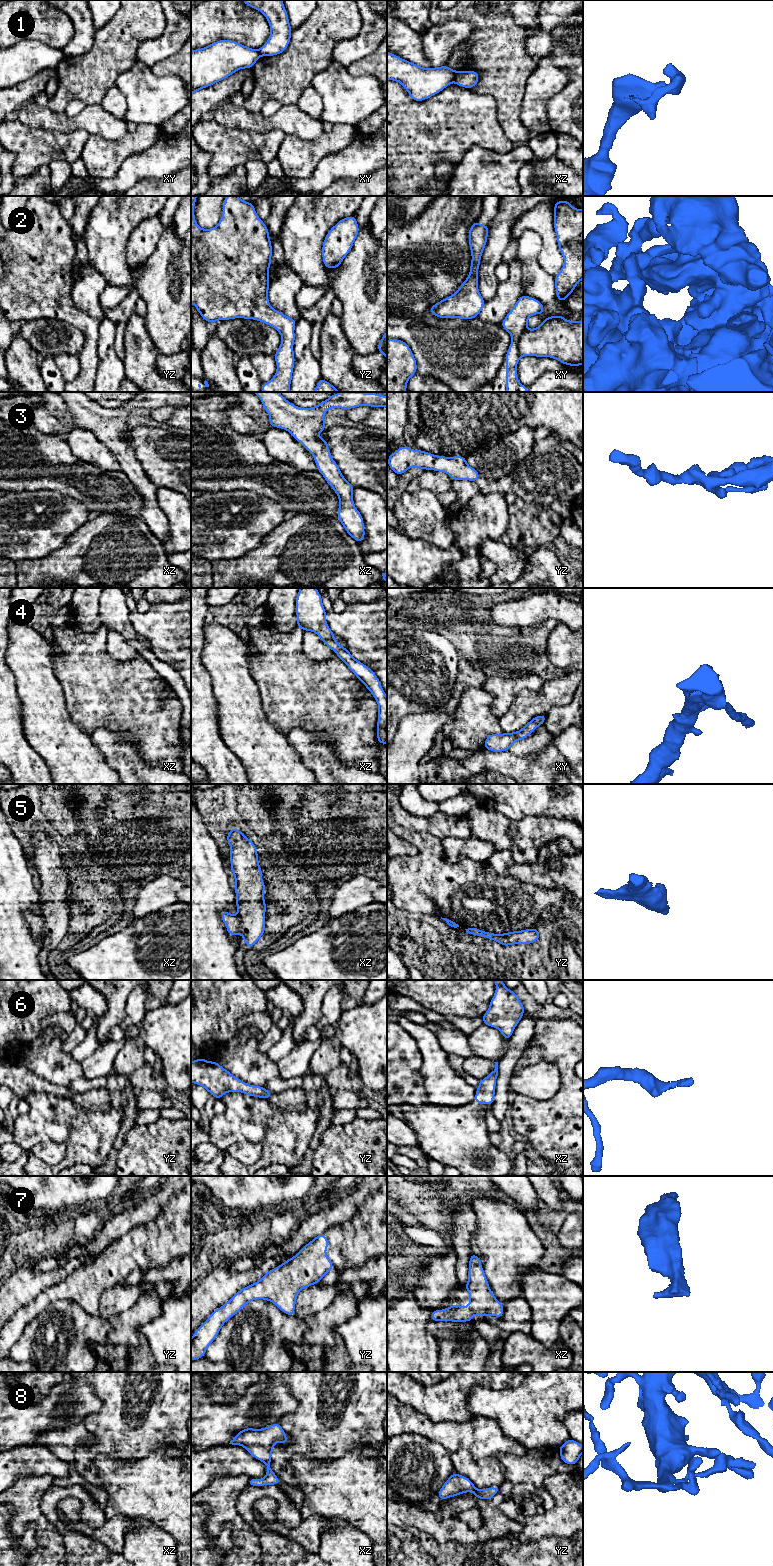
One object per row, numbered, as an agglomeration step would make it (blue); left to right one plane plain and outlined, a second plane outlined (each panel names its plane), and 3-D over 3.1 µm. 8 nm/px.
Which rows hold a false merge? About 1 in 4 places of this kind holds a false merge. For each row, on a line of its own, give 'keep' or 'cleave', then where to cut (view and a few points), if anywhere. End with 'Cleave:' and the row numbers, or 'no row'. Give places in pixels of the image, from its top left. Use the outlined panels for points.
1: cleave; cut in xz along (456, 72), (454, 81)
2: keep; no cut
3: keep; no cut
4: keep; no cut
5: keep; no cut
6: keep; no cut
7: keep; no cut
8: keep; no cut
Cleave: 1

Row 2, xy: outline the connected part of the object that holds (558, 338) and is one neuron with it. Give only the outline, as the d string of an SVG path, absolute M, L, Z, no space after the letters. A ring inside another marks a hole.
M522 296L500 324L512 338L505 356L506 360L506 392L528 392L528 387L523 386L517 377L517 364L521 356L550 357L564 365L583 365L583 321L569 321L561 315L547 317L535 329L528 329L528 318L534 314L542 315L544 305L537 299Z

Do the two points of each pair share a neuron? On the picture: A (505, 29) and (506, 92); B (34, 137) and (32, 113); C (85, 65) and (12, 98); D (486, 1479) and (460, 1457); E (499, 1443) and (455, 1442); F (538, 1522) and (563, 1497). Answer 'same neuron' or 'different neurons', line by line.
A: same neuron
B: different neurons
C: different neurons
D: same neuron
E: same neuron
F: same neuron

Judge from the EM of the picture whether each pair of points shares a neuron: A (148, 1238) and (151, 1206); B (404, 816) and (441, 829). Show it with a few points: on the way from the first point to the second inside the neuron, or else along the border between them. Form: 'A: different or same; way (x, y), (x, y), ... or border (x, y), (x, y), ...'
A: different; border (164, 1202), (160, 1211), (143, 1225)
B: same; way (413, 823), (432, 824)

